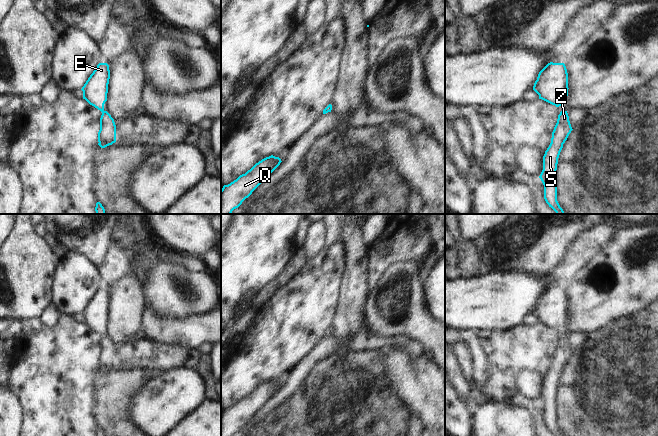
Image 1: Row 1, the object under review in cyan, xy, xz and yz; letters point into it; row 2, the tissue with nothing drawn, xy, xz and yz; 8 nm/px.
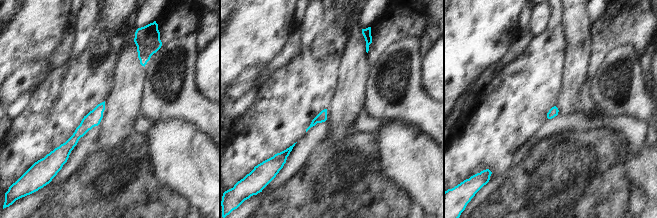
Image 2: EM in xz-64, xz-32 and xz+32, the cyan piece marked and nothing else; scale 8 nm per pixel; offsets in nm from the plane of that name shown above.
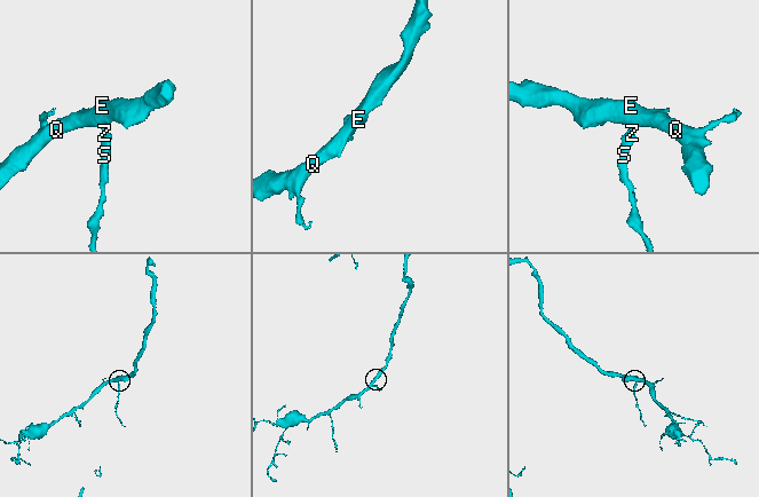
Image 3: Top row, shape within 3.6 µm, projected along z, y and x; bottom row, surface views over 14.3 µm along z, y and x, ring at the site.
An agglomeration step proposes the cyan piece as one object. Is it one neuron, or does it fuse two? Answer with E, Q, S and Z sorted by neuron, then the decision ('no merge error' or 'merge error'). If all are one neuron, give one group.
E Q S Z | no merge error

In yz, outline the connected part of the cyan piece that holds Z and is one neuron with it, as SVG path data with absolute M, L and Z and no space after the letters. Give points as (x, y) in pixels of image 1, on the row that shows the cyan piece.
M561 111L552 132L551 143L543 156L543 170L539 176L544 185L544 199L556 214L564 214L557 201L556 170L558 158L563 144L572 130L567 111Z

